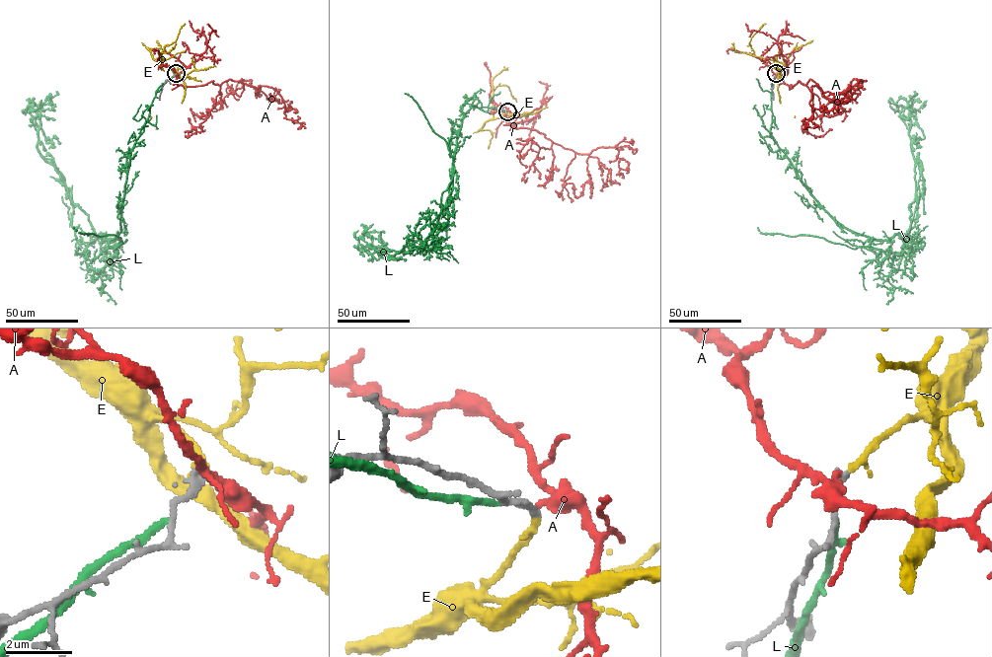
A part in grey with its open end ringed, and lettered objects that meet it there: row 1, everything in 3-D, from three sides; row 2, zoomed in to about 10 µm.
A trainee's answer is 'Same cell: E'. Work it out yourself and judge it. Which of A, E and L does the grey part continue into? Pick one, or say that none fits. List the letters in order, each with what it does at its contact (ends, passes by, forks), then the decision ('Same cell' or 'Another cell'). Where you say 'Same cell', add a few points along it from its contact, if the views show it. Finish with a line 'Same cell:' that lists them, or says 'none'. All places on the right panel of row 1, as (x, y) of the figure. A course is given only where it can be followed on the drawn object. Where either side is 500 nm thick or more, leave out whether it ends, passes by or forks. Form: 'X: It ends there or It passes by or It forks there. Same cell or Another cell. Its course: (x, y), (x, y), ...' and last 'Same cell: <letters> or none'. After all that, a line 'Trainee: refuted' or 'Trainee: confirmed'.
A: It passes by. Another cell
E: It ends there. Same cell. Its course: (776, 73), (783, 63), (755, 56), (749, 43), (751, 36), (766, 24)
L: It ends there. Another cell
Same cell: E
Trainee: confirmed

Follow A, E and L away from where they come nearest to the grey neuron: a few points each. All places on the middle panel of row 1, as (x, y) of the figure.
A: (507, 111), (509, 123), (516, 128), (535, 129), (580, 154), (616, 145), (619, 167), (624, 170), (625, 161)
E: (507, 111), (493, 118), (493, 90), (505, 85), (516, 102)
L: (505, 110), (473, 106), (462, 118), (448, 203), (422, 247), (378, 251), (358, 241), (380, 232), (386, 245)

